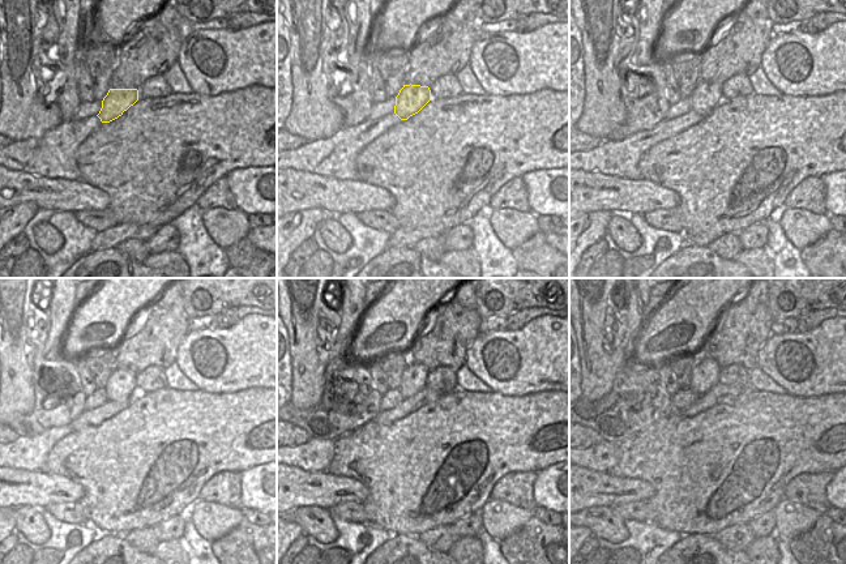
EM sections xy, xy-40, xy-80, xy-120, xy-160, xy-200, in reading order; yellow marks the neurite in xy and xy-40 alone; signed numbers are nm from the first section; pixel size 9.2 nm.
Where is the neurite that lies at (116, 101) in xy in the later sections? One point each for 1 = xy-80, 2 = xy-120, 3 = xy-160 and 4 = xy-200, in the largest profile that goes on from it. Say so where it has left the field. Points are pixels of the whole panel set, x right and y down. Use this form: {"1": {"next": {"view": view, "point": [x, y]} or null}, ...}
{"1": {"next": {"view": "xy-80", "point": [705, 97]}}, "2": {"next": {"view": "xy-120", "point": [120, 385]}}, "3": {"next": {"view": "xy-160", "point": [413, 379]}}, "4": {"next": {"view": "xy-200", "point": [705, 372]}}}

